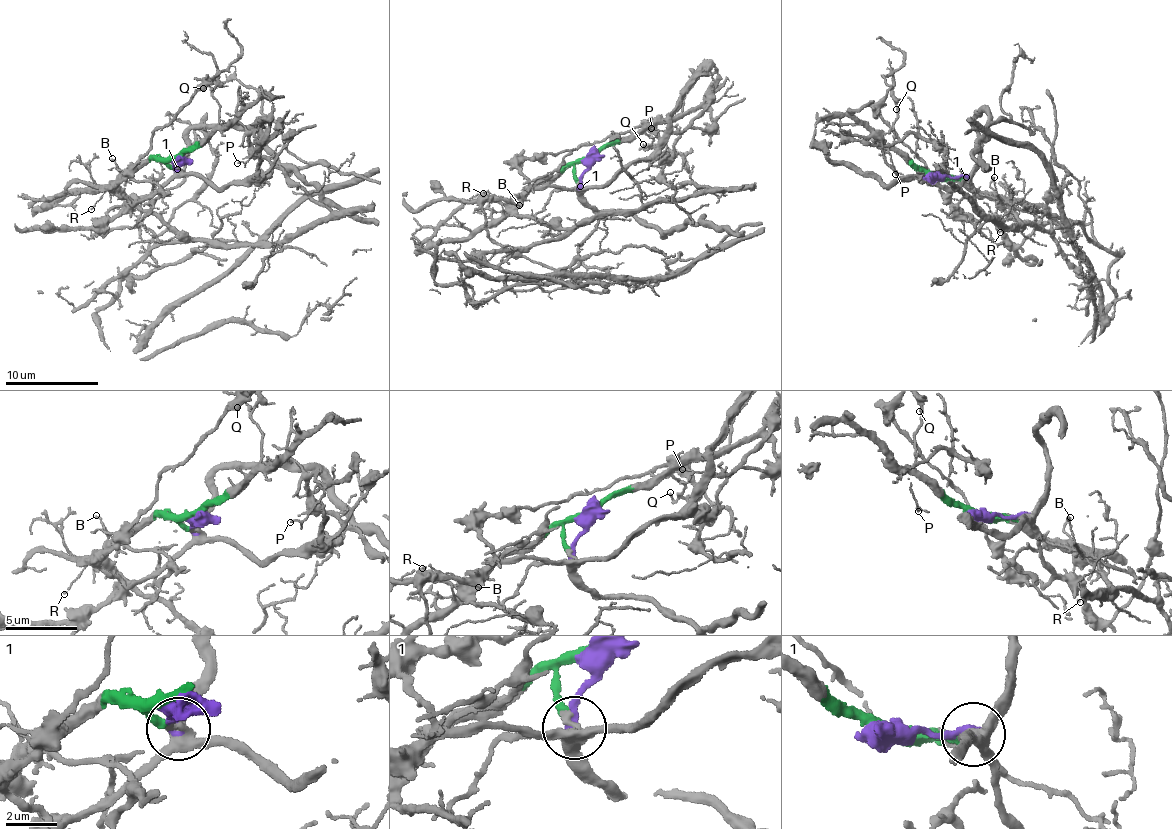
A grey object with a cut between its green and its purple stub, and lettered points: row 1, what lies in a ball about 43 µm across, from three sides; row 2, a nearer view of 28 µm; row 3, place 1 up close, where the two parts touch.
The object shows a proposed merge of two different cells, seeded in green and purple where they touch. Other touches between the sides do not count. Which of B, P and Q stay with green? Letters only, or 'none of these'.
B, Q

